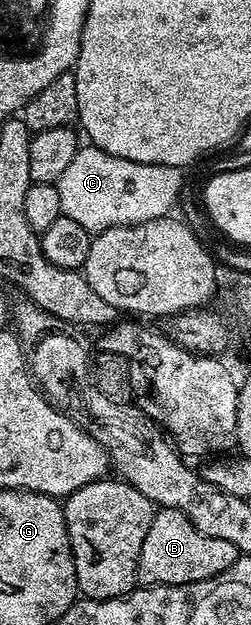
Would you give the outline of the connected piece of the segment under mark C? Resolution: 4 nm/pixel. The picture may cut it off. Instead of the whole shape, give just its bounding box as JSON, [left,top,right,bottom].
[55,146,186,234]

